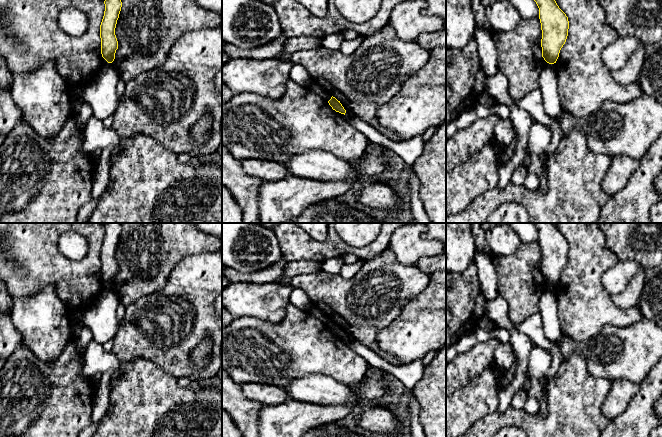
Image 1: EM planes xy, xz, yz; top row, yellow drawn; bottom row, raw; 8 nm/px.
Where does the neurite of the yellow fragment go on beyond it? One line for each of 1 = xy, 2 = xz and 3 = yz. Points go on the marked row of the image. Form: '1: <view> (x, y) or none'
1: none
2: none
3: none

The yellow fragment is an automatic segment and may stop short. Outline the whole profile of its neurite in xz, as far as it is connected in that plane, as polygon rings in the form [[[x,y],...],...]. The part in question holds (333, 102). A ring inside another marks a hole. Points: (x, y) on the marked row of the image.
[[[332,96],[331,99],[328,101],[328,103],[333,110],[345,115],[346,110],[344,109],[340,101],[338,101],[335,97]]]

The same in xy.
[[[105,0],[104,16],[100,25],[101,54],[108,62],[112,63],[118,49],[115,28],[122,7],[121,0]]]

